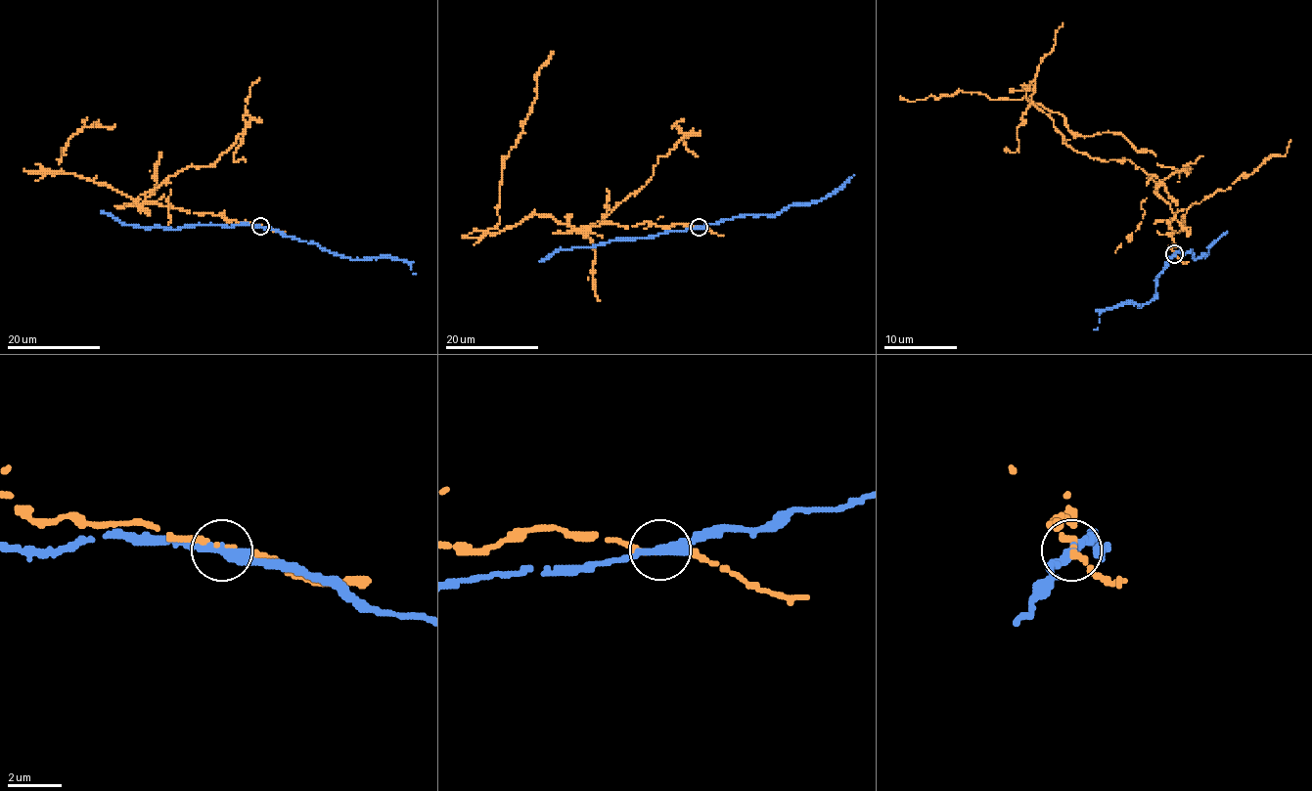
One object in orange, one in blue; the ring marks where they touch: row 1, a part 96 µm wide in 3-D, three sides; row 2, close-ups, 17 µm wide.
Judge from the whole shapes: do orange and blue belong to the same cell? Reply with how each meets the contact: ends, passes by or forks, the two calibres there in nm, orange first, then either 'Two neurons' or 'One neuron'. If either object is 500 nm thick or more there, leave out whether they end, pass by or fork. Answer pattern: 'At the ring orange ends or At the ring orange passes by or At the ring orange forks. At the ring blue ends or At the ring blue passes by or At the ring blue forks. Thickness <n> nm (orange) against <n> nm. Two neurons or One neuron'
At the ring orange passes by. At the ring blue passes by. Thickness 150 nm (orange) against 360 nm. Two neurons

